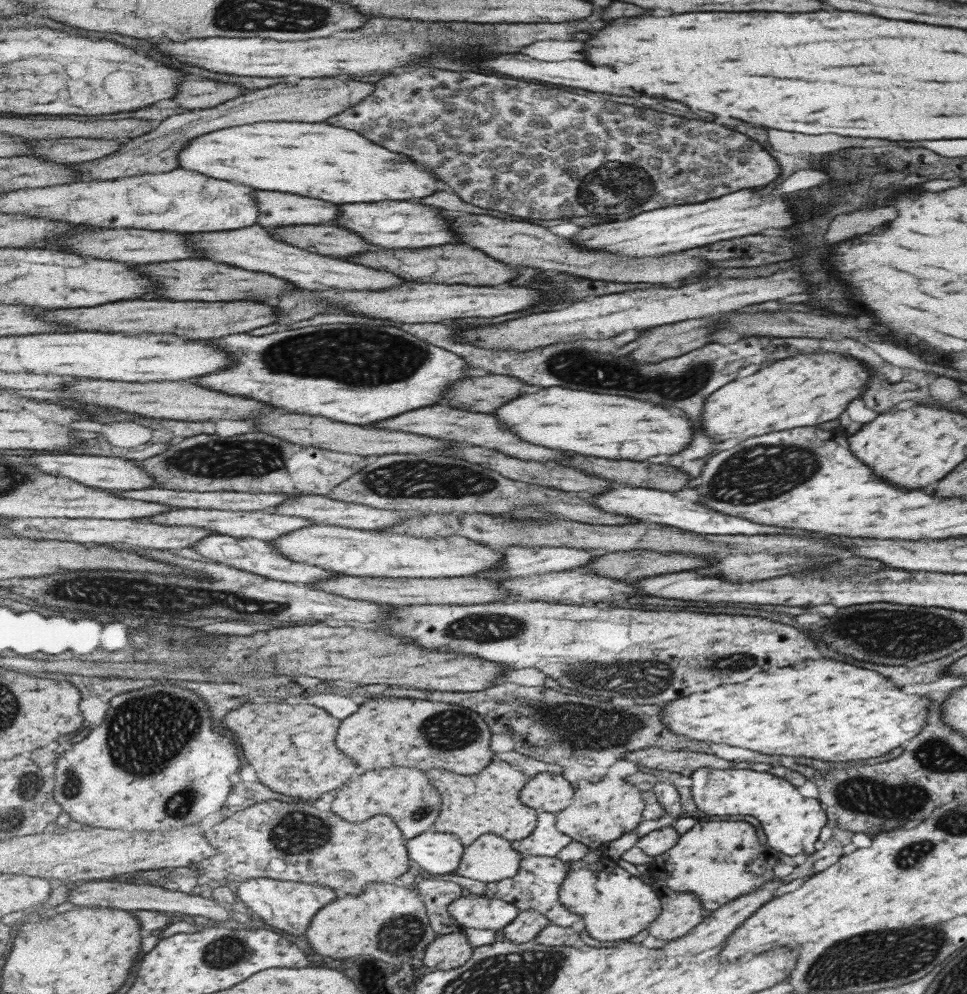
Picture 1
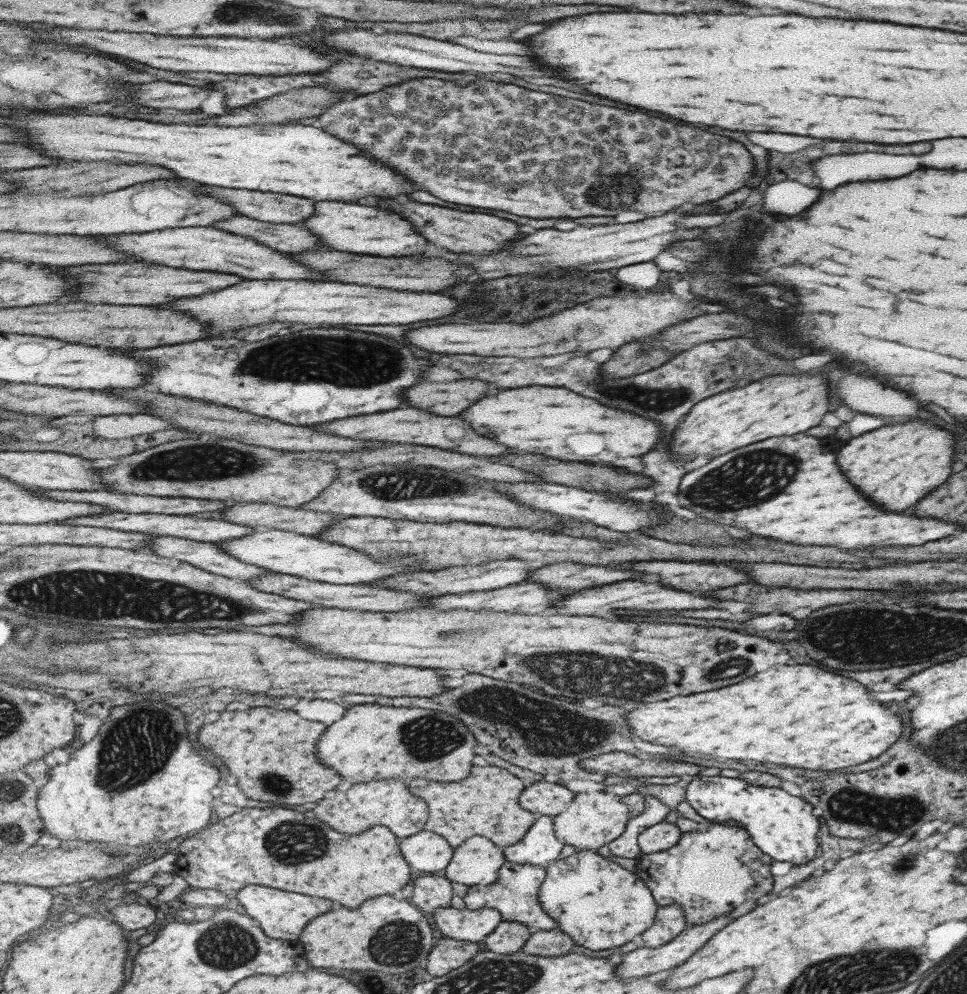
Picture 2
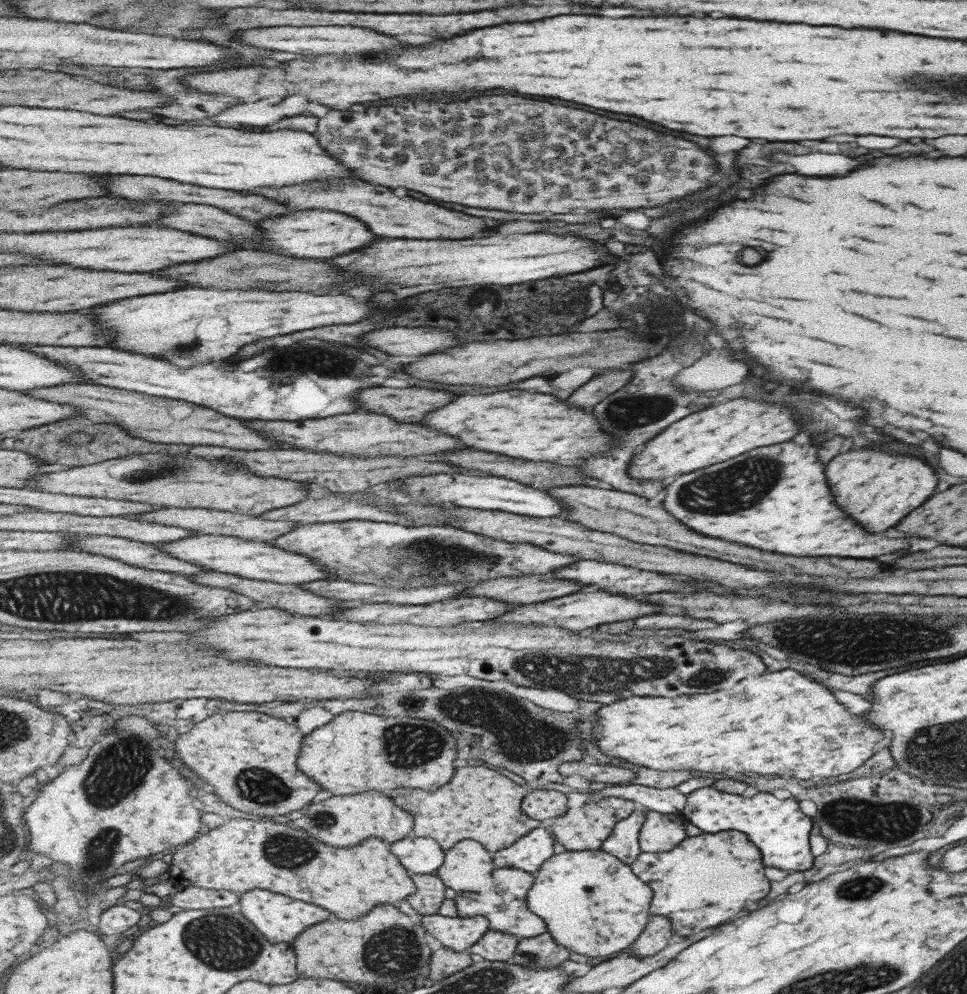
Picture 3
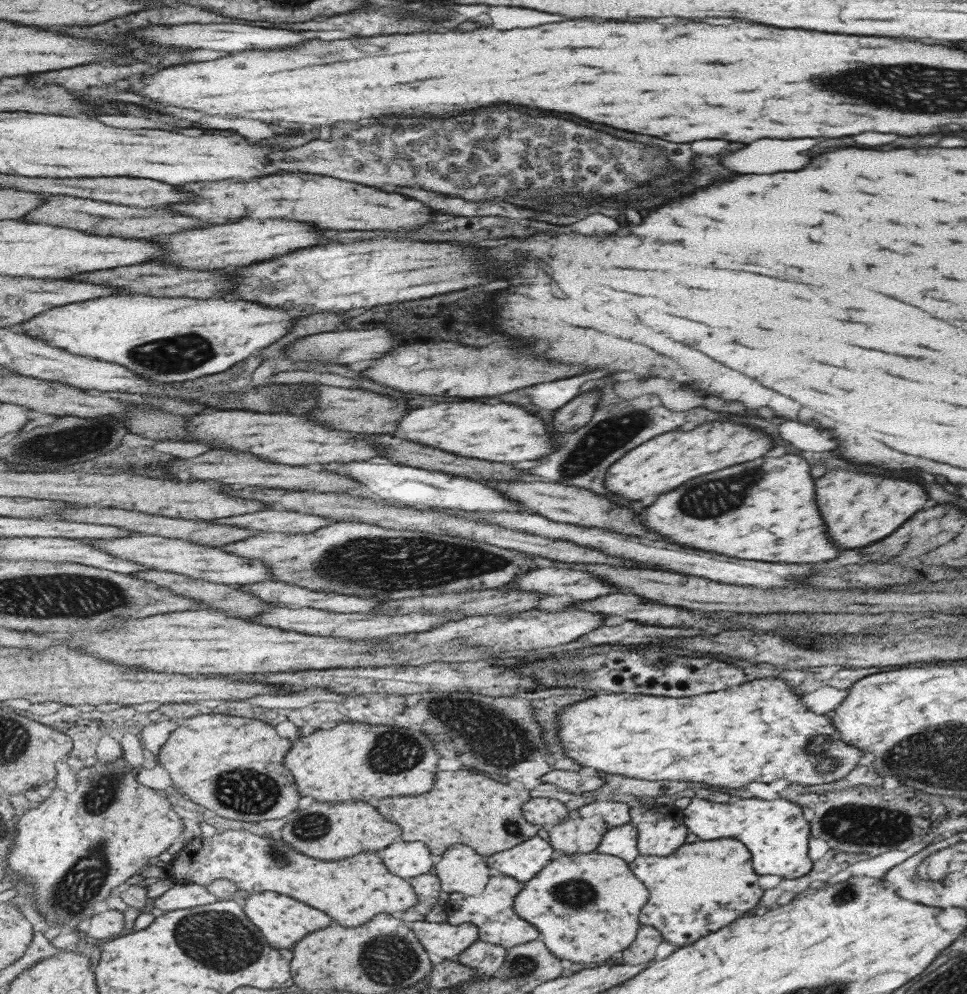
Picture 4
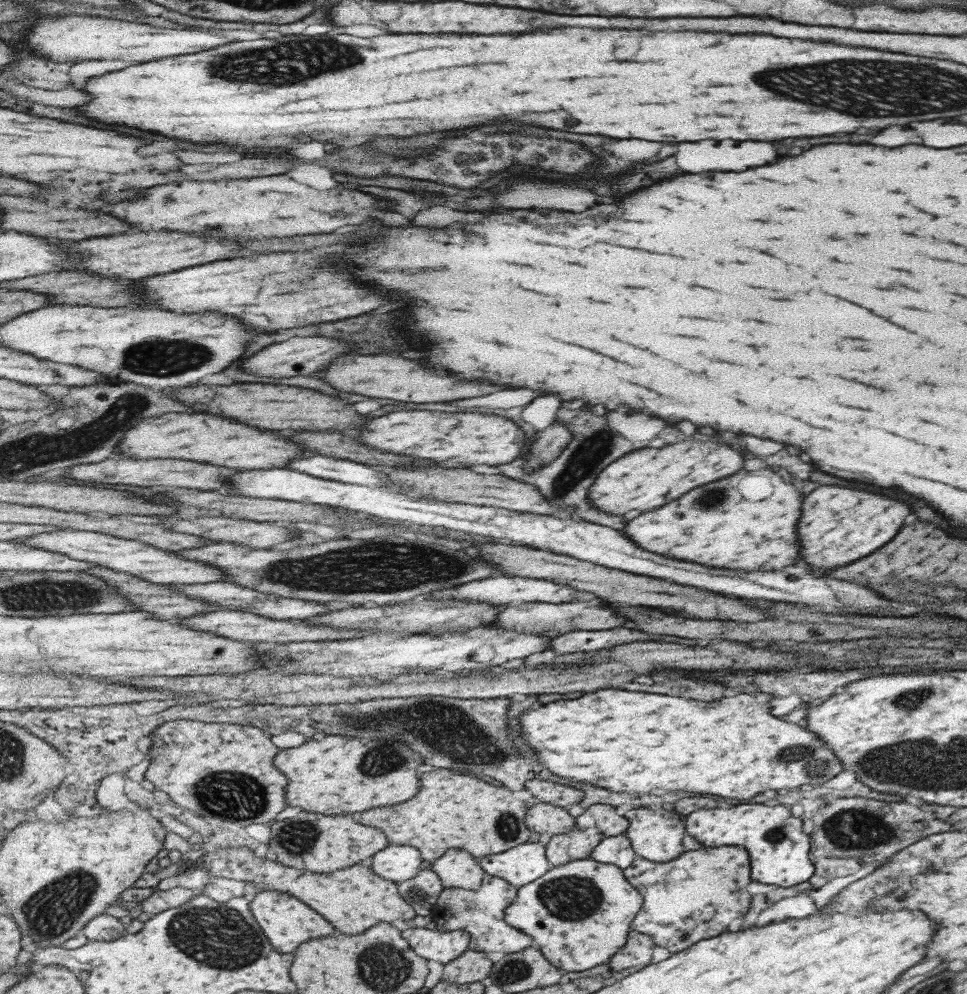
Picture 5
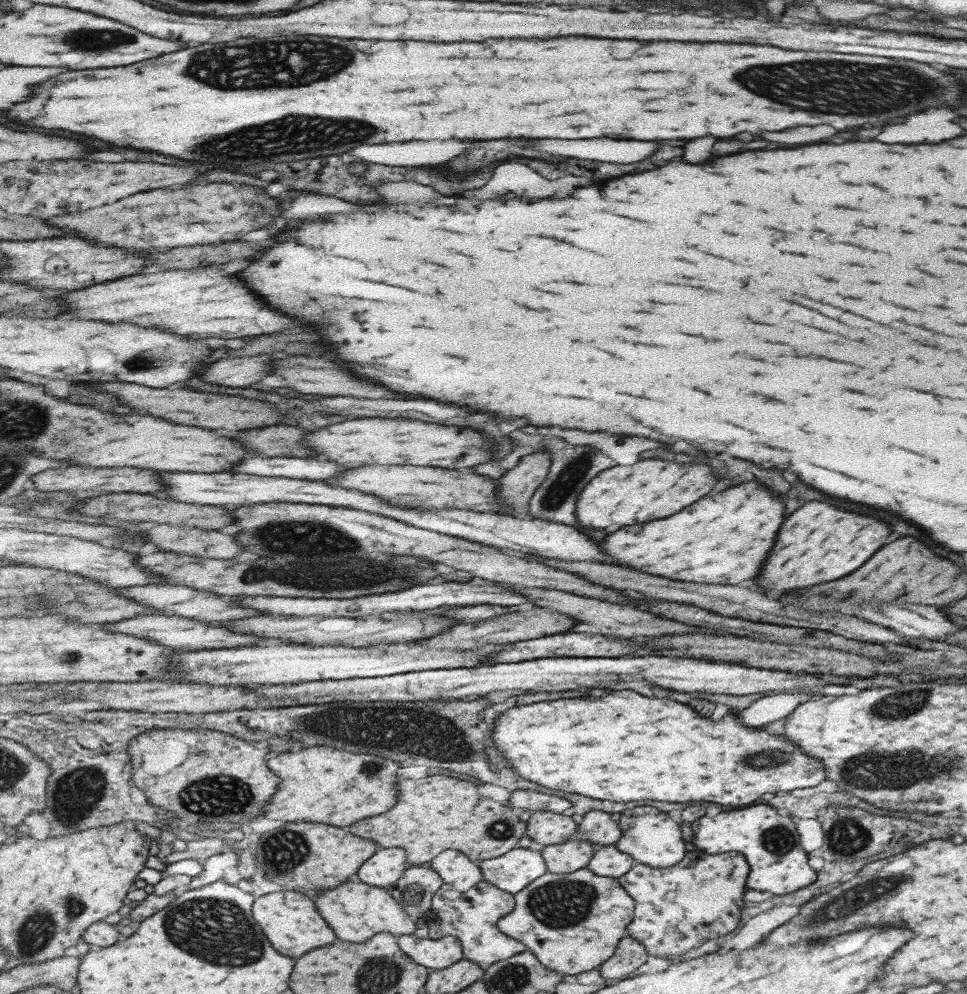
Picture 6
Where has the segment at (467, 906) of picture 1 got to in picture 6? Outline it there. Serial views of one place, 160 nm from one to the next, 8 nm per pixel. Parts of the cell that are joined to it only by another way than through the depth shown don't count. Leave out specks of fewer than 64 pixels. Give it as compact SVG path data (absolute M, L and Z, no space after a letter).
M407 934L398 937L398 941L415 962L434 971L449 968L464 959L462 942L456 936L421 939L415 934Z

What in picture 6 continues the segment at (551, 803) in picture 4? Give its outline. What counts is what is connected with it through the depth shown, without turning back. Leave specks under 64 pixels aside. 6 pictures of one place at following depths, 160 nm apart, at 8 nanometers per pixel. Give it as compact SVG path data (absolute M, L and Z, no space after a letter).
M551 810L532 812L527 823L527 835L545 847L572 840L579 826L571 816Z

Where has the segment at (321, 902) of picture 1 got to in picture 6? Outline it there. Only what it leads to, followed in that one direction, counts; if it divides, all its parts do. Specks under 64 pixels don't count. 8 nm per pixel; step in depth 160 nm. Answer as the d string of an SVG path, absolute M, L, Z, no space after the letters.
M283 890L283 892L273 892L273 894L259 897L259 900L255 902L255 918L263 926L265 934L271 938L273 946L281 954L287 954L293 958L299 958L299 956L315 950L315 948L335 944L335 940L337 940L331 926L319 914L315 902L301 892Z

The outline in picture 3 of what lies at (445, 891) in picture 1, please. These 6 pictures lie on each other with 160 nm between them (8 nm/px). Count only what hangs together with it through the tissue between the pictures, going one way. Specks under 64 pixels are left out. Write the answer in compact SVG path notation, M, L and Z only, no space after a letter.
M436 874L412 875L417 892L408 902L419 917L438 914L441 904L445 902L446 883Z

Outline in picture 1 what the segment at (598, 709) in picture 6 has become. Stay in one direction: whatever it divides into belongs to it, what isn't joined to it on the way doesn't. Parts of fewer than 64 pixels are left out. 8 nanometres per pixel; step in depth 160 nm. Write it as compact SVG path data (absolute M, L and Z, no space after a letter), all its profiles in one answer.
M819 658L785 668L771 668L761 674L753 674L741 684L716 686L709 692L693 693L661 705L660 722L682 741L695 739L775 756L803 756L825 762L845 762L875 758L889 750L900 750L903 743L913 738L925 724L925 710L930 709L930 698L903 694L873 670Z

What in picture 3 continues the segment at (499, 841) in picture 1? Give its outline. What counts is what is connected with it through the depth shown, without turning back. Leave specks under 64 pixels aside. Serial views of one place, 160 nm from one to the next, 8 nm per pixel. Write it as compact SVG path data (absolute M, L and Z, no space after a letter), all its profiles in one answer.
M467 839L446 851L446 861L437 875L457 893L483 892L493 886L496 868L493 853L482 842Z

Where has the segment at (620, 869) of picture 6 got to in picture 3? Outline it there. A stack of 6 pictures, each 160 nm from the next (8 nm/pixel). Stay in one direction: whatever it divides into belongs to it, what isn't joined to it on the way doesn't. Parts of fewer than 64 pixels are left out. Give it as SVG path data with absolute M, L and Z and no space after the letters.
M639 805L629 817L618 821L600 849L630 865L640 853L637 834L644 821L645 811L647 810Z

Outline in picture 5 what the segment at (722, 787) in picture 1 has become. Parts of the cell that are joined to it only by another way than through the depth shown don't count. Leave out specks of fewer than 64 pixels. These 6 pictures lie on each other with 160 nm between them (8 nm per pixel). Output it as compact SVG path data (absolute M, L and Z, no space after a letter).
M739 803L737 806L730 806L728 808L703 808L703 810L691 812L684 820L684 832L695 838L703 847L743 847L748 852L751 881L775 887L791 887L805 882L813 874L812 861L808 857L812 845L806 834L801 831L801 821L802 818L797 818L794 810L783 805Z

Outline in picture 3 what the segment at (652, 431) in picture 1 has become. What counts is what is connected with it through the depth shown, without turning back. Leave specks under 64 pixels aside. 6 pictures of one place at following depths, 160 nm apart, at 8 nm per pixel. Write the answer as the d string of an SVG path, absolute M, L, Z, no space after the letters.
M509 390L487 396L463 396L447 404L443 410L431 412L423 424L443 434L457 436L471 448L534 461L577 462L579 458L605 452L611 444L609 436L599 432L599 422L593 414L587 414L579 408L569 408L555 396L533 394L525 390Z

